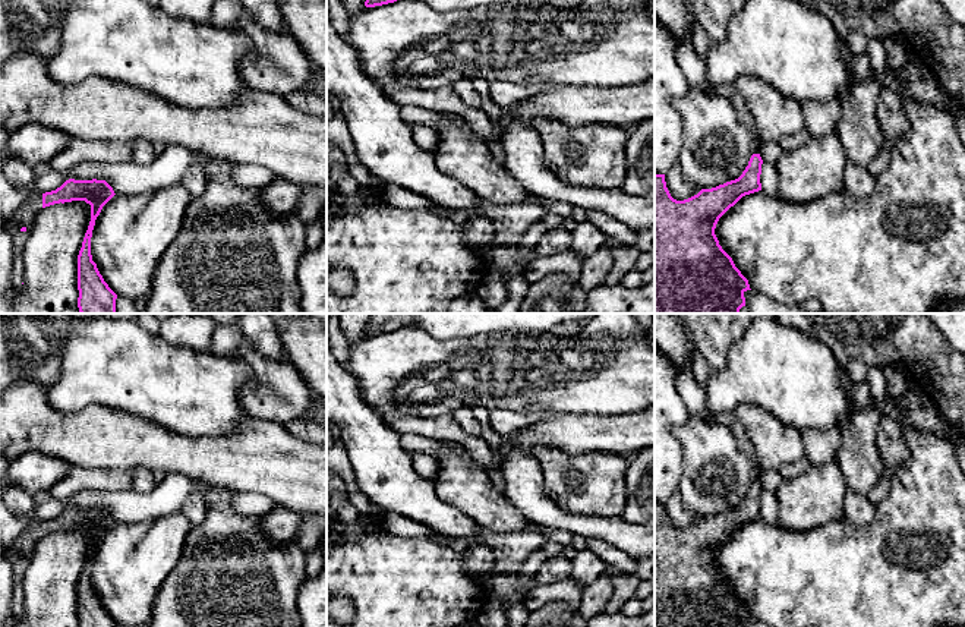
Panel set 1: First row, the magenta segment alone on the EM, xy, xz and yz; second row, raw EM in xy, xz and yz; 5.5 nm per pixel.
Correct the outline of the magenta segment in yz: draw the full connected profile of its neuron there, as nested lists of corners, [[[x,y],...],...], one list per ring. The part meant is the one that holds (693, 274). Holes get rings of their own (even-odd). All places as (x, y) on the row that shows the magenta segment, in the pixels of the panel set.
[[[753,154],[738,179],[712,189],[701,189],[684,201],[671,196],[665,174],[655,174],[655,314],[739,314],[745,306],[744,293],[751,290],[748,280],[719,245],[715,229],[719,218],[742,196],[761,190],[761,164],[760,154]]]

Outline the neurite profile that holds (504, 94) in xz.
[[[489,82],[489,95],[498,107],[504,108],[520,100],[530,98],[548,88],[551,88],[548,84],[524,86],[510,82]]]

